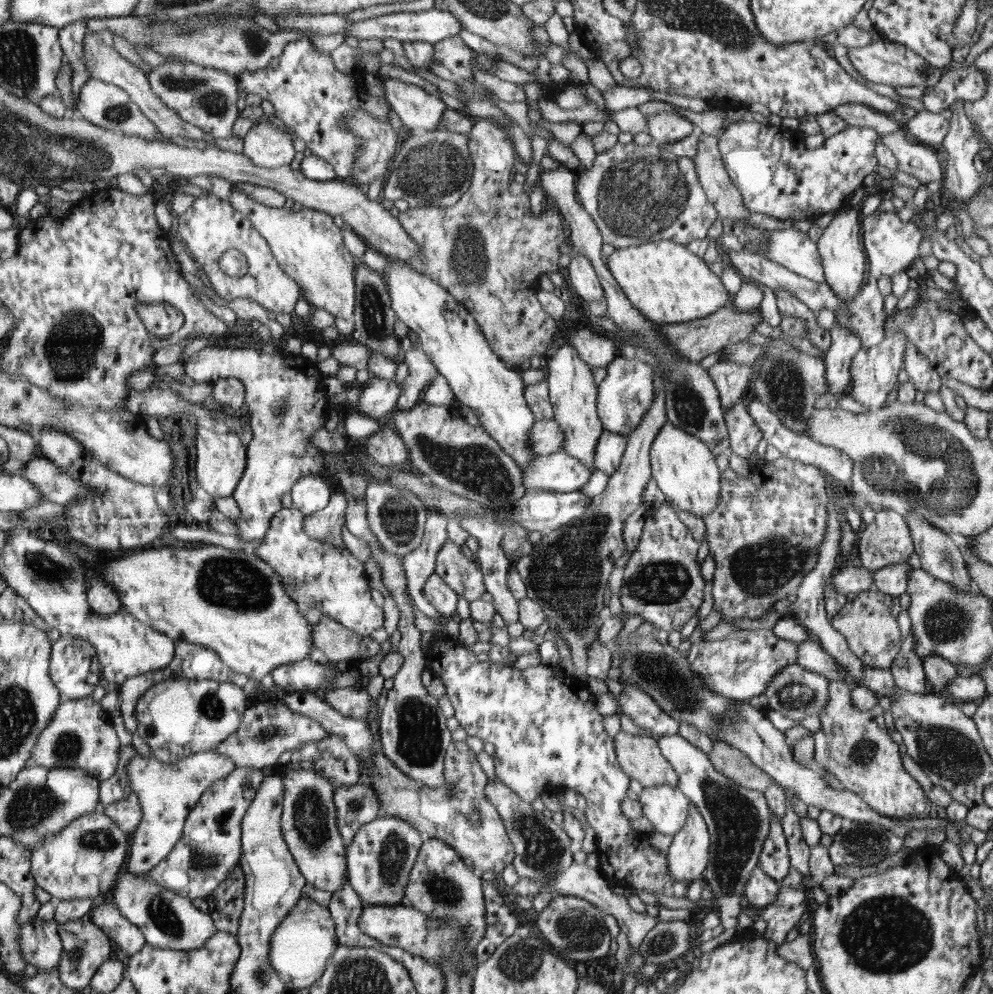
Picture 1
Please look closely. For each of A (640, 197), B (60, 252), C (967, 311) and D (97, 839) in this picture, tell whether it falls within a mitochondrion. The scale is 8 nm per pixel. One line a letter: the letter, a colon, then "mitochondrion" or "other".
A: mitochondrion
B: other
C: other
D: mitochondrion

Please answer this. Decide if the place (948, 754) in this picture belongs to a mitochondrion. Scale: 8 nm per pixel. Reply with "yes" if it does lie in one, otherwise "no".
yes

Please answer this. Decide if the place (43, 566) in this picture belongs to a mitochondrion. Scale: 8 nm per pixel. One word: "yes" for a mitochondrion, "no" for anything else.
yes

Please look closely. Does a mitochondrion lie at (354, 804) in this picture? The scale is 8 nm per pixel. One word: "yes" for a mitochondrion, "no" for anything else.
yes

